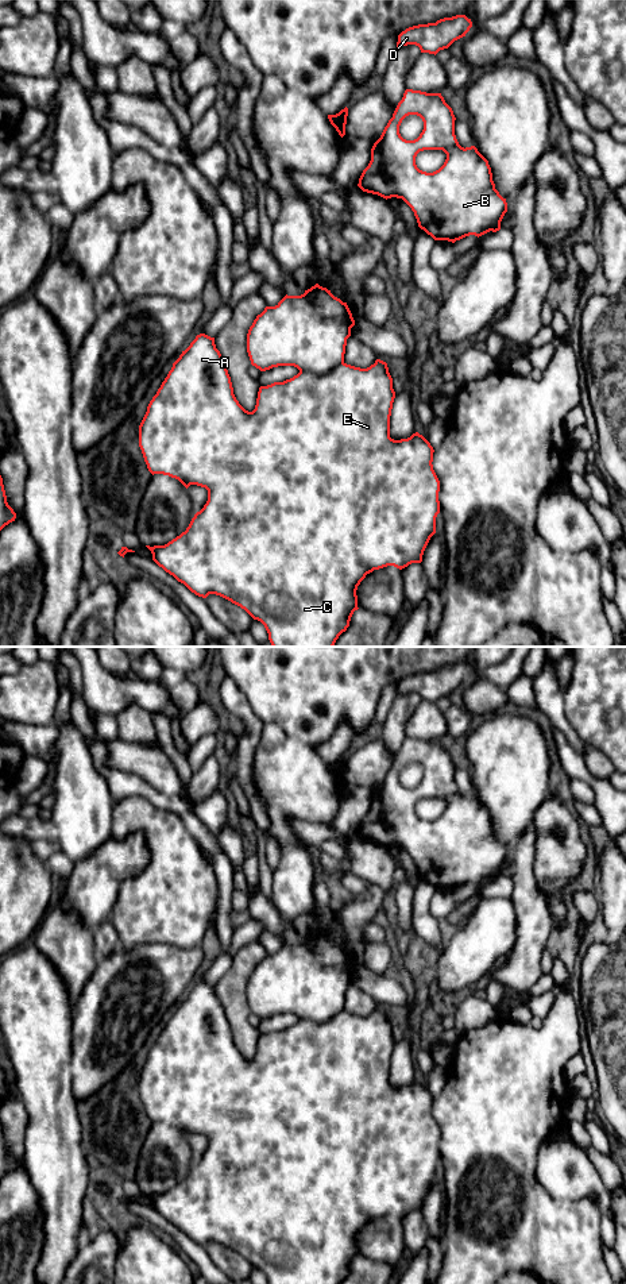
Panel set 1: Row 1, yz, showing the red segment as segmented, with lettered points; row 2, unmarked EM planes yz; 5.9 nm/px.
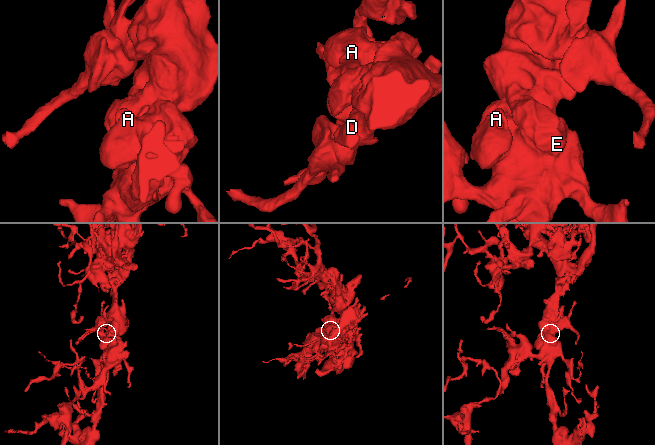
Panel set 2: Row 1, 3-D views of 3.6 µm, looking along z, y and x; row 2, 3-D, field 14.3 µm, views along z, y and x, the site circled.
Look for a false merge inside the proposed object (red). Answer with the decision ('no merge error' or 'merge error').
no merge error

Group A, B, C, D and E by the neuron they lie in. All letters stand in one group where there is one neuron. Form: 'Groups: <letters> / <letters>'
Groups: A B C D E

